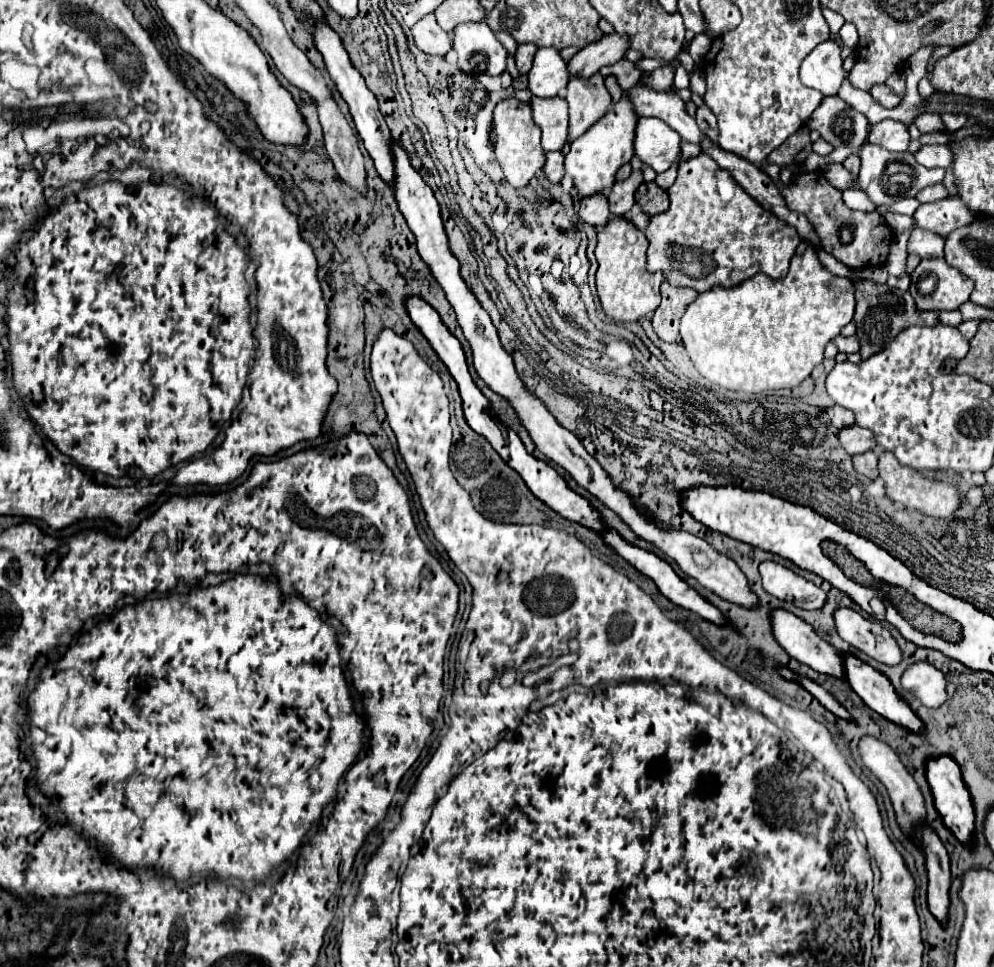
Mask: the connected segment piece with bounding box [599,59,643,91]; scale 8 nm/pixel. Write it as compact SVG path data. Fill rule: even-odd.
M624 59L624 62L617 62L611 66L602 67L599 73L603 77L615 75L620 87L625 91L639 82L643 71L636 68L633 62Z

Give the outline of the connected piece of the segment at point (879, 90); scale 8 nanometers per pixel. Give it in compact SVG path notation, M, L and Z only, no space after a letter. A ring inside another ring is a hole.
M885 84L873 86L873 88L871 88L871 96L873 96L881 106L885 106L885 108L895 108L895 106L901 102L901 98L899 98L889 86L885 86Z

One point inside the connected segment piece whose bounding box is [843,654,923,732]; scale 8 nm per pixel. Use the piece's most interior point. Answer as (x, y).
(876, 691)

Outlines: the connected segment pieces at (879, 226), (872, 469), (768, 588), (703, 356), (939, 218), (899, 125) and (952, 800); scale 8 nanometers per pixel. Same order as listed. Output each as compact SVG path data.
M807 172L807 174L797 176L787 186L787 190L783 190L783 198L785 198L789 210L795 210L795 212L801 212L803 216L807 216L807 220L811 222L813 230L817 232L817 236L821 240L821 248L827 250L829 254L833 254L845 266L855 268L855 270L867 268L867 266L877 266L883 262L879 256L888 257L893 235L891 228L883 220L883 216L879 216L877 212L849 210L841 198L841 192L825 180L823 172Z
M873 450L865 452L865 454L855 454L853 456L853 468L857 474L865 476L865 478L877 478L877 454Z
M771 560L761 562L759 574L765 592L769 592L779 600L793 602L795 606L805 610L817 610L825 604L825 592L821 592L821 588L817 588L813 582L805 580L803 576L795 574L793 570L777 562Z
M807 248L803 256L795 254L791 258L789 274L781 280L757 274L735 288L715 286L699 294L699 298L695 298L695 302L691 302L681 316L679 330L683 346L687 348L687 354L699 374L721 388L757 394L765 390L799 386L811 374L811 370L823 362L827 342L839 336L841 328L853 320L853 310L855 284L849 278L839 278L827 272L819 264L815 250Z
M957 196L921 204L913 214L915 226L931 230L943 238L947 238L955 228L969 224L973 218L975 212L971 212Z
M883 120L883 122L871 126L867 142L883 146L885 150L891 150L891 152L893 150L905 152L909 146L909 132L907 132L907 126L903 122Z
M939 756L939 758L929 758L925 762L925 776L927 776L927 782L931 786L931 792L933 792L933 800L935 800L935 808L937 812L941 814L945 826L963 842L963 844L969 844L973 840L971 832L973 832L973 820L975 820L975 814L973 814L973 808L971 808L971 796L961 780L961 770L957 766L957 762L949 756Z

